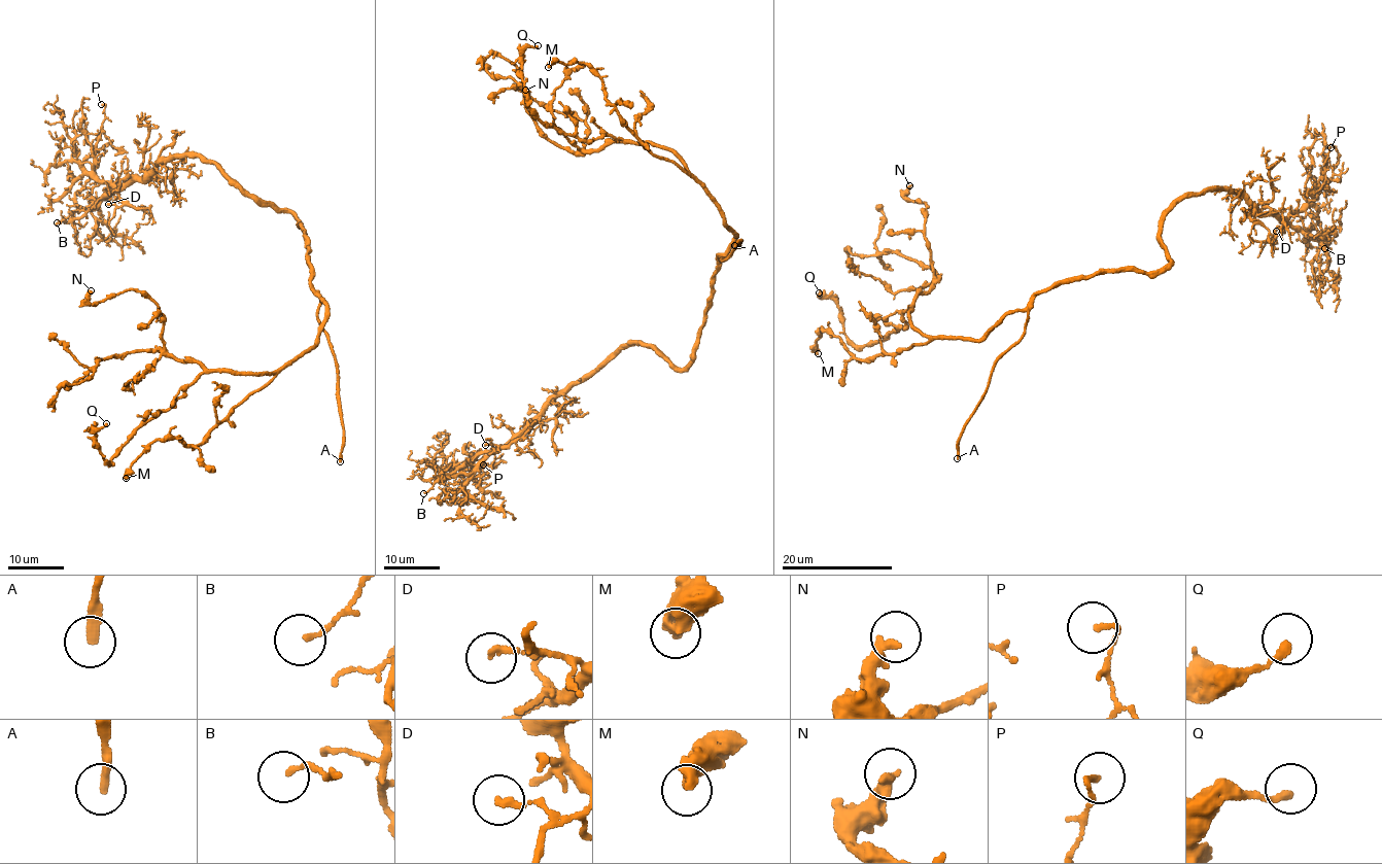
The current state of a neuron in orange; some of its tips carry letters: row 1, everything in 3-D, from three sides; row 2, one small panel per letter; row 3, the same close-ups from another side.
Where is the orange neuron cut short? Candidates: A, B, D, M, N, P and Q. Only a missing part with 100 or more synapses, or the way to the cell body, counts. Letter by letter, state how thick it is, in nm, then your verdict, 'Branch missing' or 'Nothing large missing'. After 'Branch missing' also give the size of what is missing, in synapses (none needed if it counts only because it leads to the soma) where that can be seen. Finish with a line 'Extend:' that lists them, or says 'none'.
A: Thickness 280 nm. Branch missing
B: Thickness 120 nm. Nothing large missing
D: Thickness 170 nm. Nothing large missing
M: Thickness 440 nm. Nothing large missing
N: Thickness 340 nm. Nothing large missing
P: Thickness 140 nm. Nothing large missing
Q: Thickness 220 nm. Nothing large missing
Extend: A

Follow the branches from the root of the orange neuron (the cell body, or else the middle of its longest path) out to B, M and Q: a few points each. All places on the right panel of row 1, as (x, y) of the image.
B: (1077, 279), (1162, 271), (1171, 260), (1164, 216), (1215, 187), (1324, 248)
M: (1077, 279), (1041, 290), (981, 338), (939, 335), (862, 360), (822, 326), (818, 353)
Q: (1077, 279), (1041, 290), (981, 338), (920, 333), (911, 305), (905, 327), (863, 346), (819, 292)

